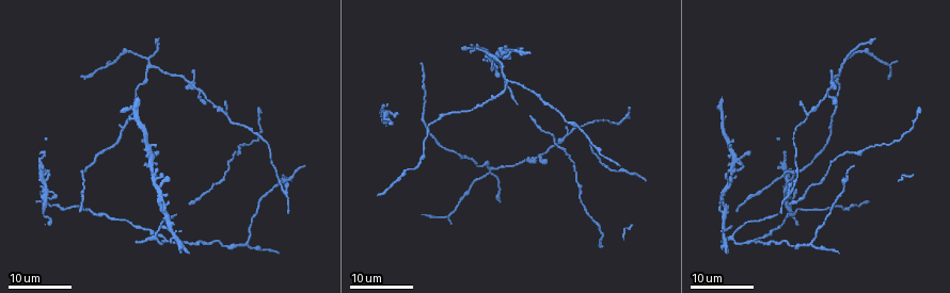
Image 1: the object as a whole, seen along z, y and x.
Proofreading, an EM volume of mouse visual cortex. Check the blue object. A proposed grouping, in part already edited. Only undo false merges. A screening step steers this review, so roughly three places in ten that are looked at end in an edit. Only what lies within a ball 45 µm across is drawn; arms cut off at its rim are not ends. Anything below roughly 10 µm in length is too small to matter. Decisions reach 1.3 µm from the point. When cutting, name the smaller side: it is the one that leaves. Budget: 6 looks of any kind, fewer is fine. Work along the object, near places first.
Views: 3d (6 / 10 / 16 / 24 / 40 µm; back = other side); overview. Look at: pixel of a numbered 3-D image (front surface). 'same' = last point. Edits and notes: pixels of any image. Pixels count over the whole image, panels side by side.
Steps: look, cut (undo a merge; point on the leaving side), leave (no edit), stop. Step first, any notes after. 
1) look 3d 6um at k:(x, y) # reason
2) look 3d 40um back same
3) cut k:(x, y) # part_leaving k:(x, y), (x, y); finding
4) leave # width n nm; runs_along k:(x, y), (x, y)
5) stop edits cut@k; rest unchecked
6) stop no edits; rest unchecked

look 3d 16um at 1:(153, 67)

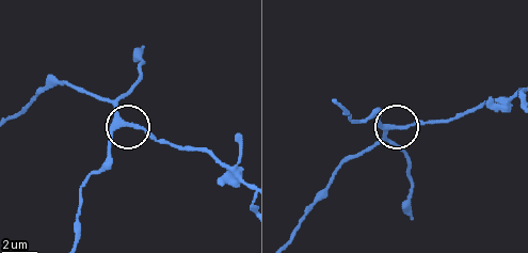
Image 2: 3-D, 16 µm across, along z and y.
look 3d 10um at 2:(393, 129)

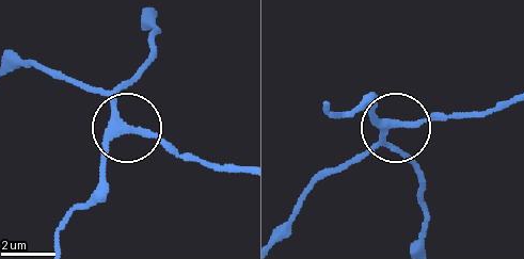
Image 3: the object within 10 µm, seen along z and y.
leave # runs_along 3:(54, 244), (122, 128), (92, 88); continuous, no second neuron

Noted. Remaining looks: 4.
look 3d 24um at 1:(186, 79) # calibre changes

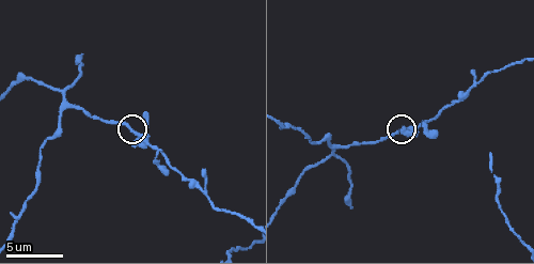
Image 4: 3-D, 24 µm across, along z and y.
look 3d 10um at 4:(131, 127)

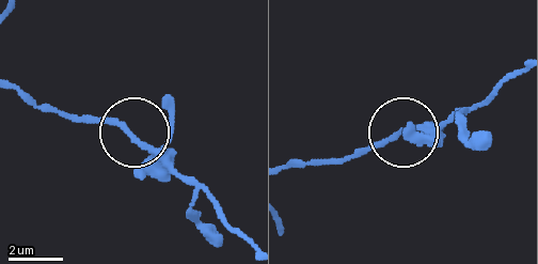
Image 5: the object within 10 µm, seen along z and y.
leave # width 180 nm; runs_along 5:(291, 168), (341, 161), (448, 122); one neuron here

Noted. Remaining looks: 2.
look 3d 6um at 4:(200, 190) # small branch off a trunk

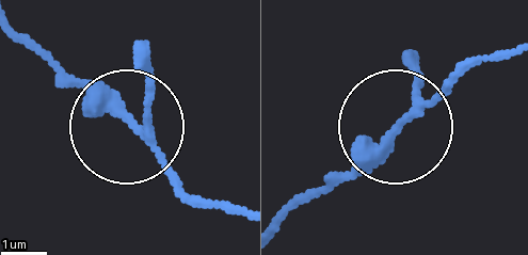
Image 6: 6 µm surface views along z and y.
leave # arms 3; runs_along 6:(281, 216), (338, 181), (461, 70); one neuron here

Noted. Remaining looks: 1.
stop no edits; rest unchecked

